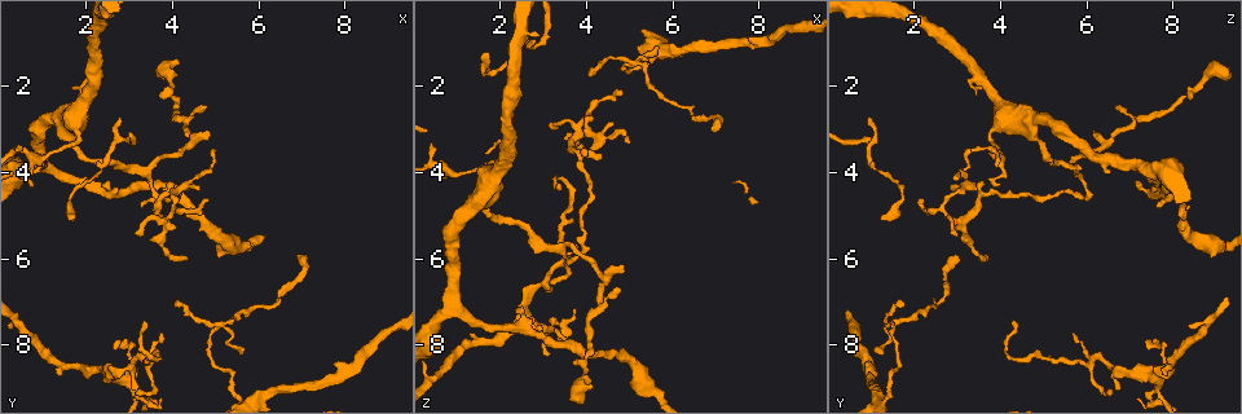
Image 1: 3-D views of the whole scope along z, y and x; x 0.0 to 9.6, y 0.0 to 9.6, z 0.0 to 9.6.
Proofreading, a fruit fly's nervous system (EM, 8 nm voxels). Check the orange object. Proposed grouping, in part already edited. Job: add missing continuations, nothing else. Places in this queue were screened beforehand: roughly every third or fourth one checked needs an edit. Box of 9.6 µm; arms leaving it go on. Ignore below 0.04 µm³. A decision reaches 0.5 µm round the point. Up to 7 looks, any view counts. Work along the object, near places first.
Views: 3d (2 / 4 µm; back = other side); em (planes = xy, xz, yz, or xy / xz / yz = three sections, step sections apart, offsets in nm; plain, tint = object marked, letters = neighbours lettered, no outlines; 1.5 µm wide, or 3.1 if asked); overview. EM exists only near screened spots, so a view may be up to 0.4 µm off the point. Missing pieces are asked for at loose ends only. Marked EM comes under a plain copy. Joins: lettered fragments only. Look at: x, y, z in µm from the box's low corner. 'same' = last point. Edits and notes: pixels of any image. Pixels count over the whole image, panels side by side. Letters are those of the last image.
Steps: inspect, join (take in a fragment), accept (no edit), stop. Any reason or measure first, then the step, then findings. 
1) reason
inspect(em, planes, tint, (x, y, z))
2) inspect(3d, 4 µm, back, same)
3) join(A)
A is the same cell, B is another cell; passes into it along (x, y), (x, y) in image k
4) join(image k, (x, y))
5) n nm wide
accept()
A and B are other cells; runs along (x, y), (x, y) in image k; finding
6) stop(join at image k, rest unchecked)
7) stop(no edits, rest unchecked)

free end
inspect(3d, 2 µm, (3.75, 7.70, 5.75))

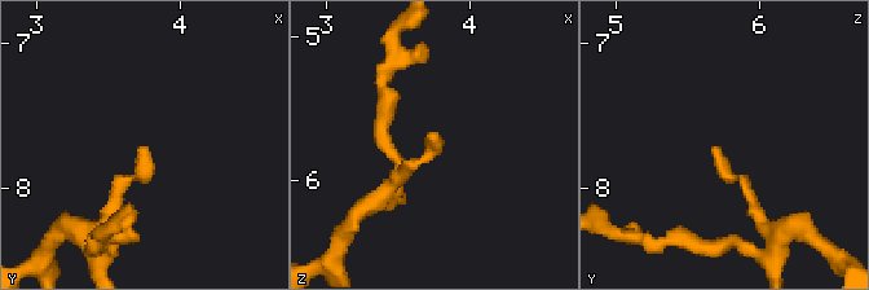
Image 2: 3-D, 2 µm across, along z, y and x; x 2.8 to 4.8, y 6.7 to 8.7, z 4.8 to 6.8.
inspect(em, planes, letters, (3.74, 7.70, 5.68))

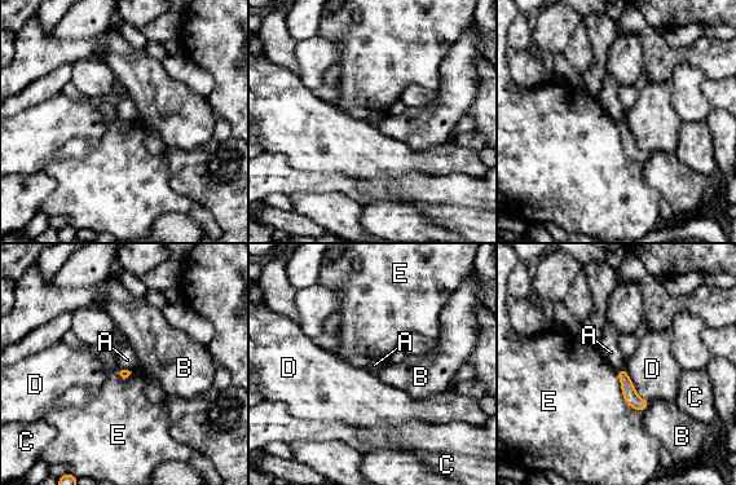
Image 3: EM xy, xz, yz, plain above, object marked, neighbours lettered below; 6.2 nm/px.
accept()
A, B, C, D and E are other cells; none of them fits

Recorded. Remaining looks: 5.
an open end
inspect(3d, 2 µm, (2.75, 7.85, 7.30))

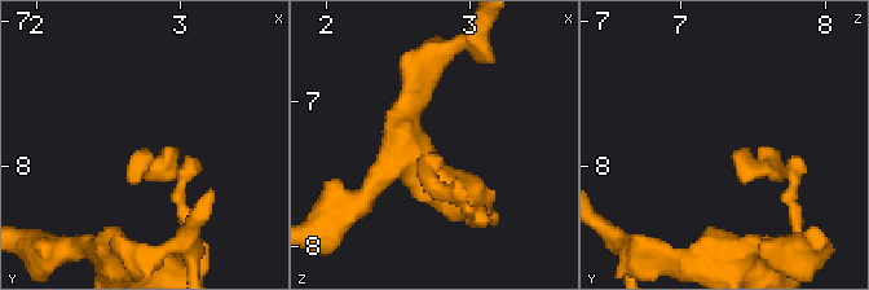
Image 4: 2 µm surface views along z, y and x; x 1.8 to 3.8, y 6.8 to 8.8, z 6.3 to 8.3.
inspect(em, planes, letters, (2.72, 7.92, 7.36))

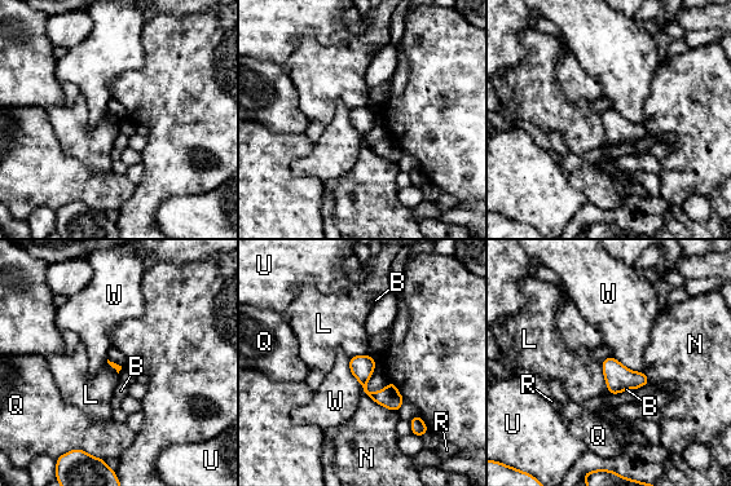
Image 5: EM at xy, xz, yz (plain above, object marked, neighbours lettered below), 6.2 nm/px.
accept()
B, L, N, Q, R, U and W are other cells; runs along (352, 361), (364, 388), (395, 407) in image 5; no lettered fragment goes on from it

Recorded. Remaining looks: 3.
free end
inspect(em, planes, letters, (4.40, 6.05, 3.70))

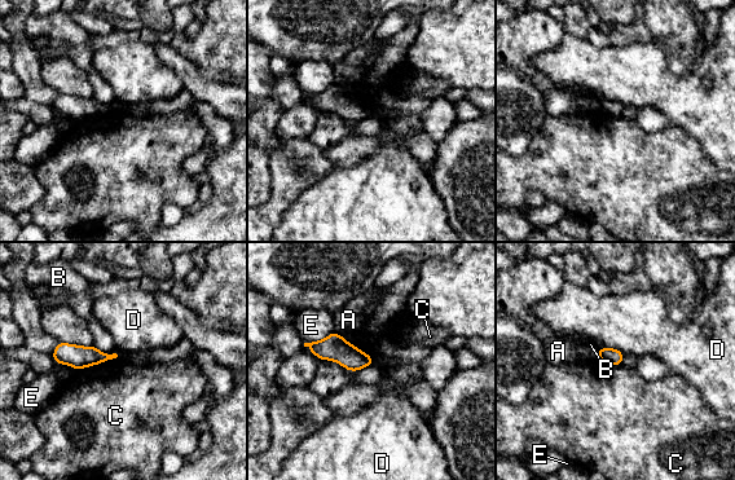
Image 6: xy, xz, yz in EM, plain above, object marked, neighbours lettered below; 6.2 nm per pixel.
accept()
A, B, C, D and E are other cells; border along (117, 359), (109, 359), (75, 370) in image 6; none of them fits

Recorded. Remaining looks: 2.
stop(no edits, rest unchecked)

